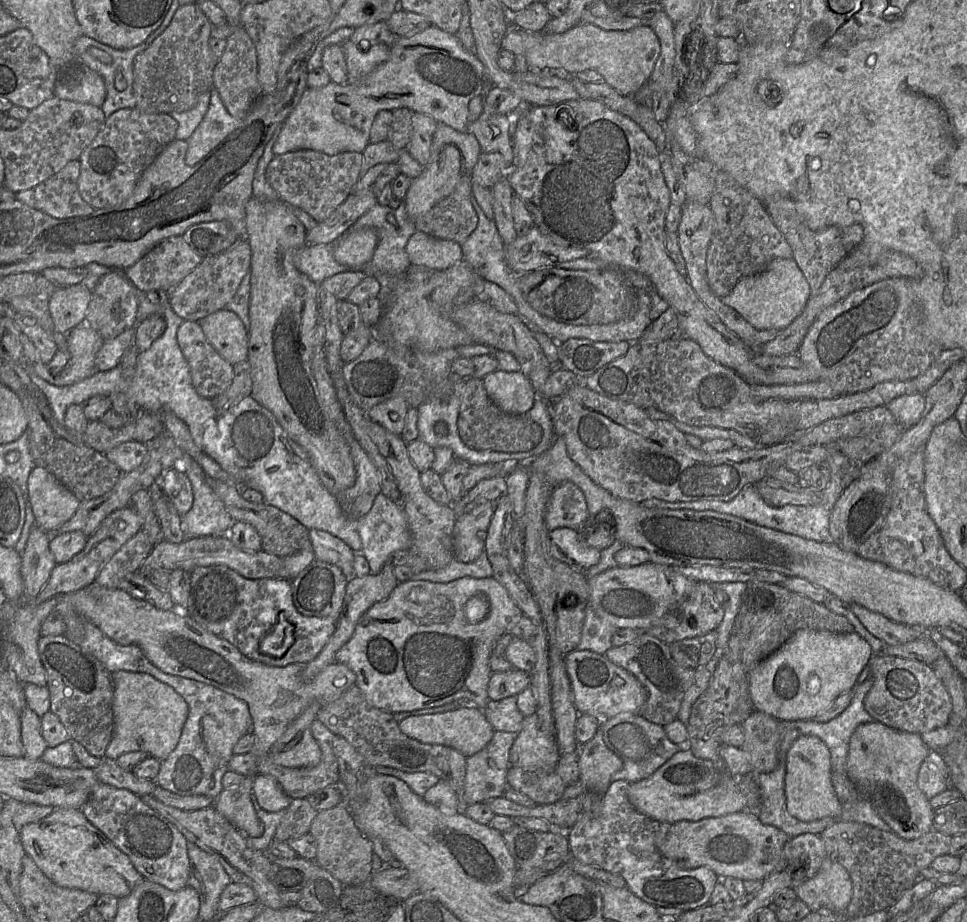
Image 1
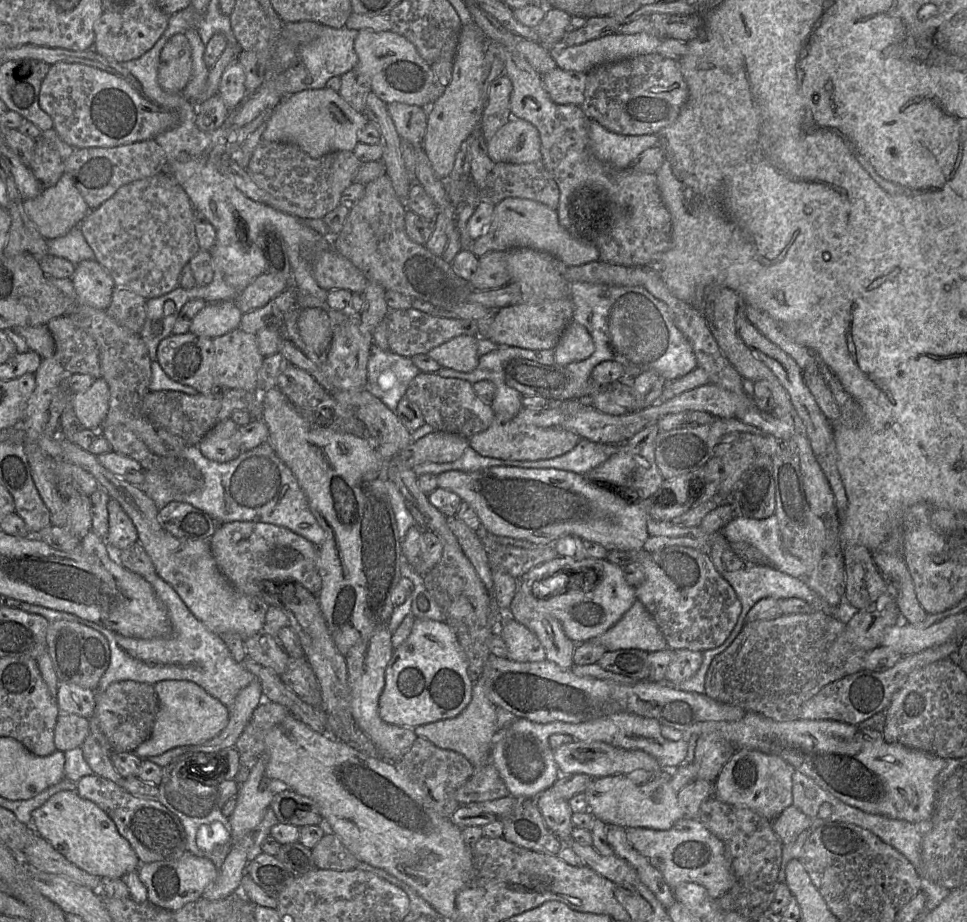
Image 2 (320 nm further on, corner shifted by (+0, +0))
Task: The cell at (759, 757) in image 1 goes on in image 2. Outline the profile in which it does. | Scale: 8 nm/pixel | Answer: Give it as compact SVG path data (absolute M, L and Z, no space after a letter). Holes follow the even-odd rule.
M737 749L714 783L714 795L721 802L747 808L769 821L793 805L792 776L795 768L779 756L758 750Z

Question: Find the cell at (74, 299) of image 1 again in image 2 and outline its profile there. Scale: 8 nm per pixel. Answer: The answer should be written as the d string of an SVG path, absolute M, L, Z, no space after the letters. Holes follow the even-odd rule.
M95 259L76 264L71 281L79 303L99 310L109 306L115 289L114 281Z

